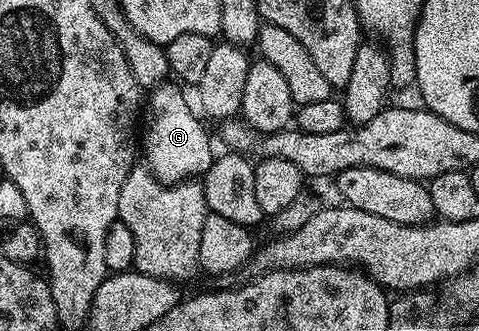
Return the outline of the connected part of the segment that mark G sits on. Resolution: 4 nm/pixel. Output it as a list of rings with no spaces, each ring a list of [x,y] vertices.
[[[167,81],[155,86],[149,93],[144,111],[146,127],[142,129],[142,155],[145,164],[160,182],[179,184],[207,173],[216,158],[210,137],[202,125],[203,120],[194,115],[185,95],[177,84]]]

